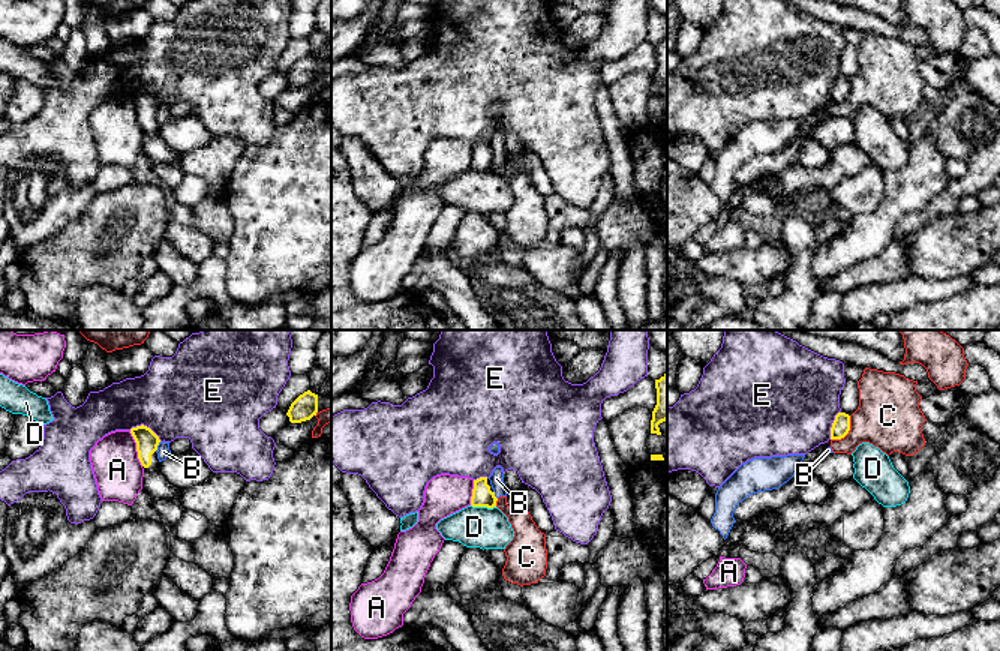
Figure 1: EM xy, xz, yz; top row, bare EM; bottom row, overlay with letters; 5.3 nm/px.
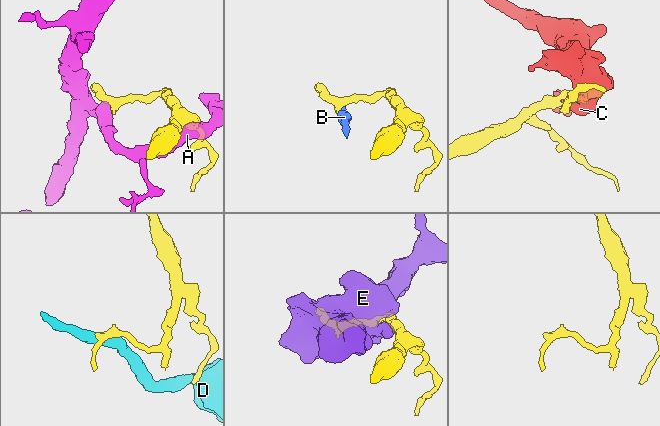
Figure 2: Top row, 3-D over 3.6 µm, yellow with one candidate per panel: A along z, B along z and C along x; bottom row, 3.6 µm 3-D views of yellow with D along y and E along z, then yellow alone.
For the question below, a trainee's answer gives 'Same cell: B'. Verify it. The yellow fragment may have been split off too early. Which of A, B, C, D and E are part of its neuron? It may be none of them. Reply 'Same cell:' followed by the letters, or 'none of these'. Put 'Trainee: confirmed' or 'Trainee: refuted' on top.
Trainee: refuted
Same cell: none of these

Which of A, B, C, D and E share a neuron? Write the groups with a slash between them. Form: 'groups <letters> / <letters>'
groups A / B C / D / E

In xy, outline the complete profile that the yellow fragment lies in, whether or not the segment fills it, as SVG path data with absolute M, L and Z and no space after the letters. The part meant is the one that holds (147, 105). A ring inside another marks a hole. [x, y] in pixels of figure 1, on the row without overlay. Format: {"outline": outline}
{"outline": "M144 88L132 92L130 98L136 106L138 123L144 136L157 135L159 123L156 114L160 106L159 100Z"}

